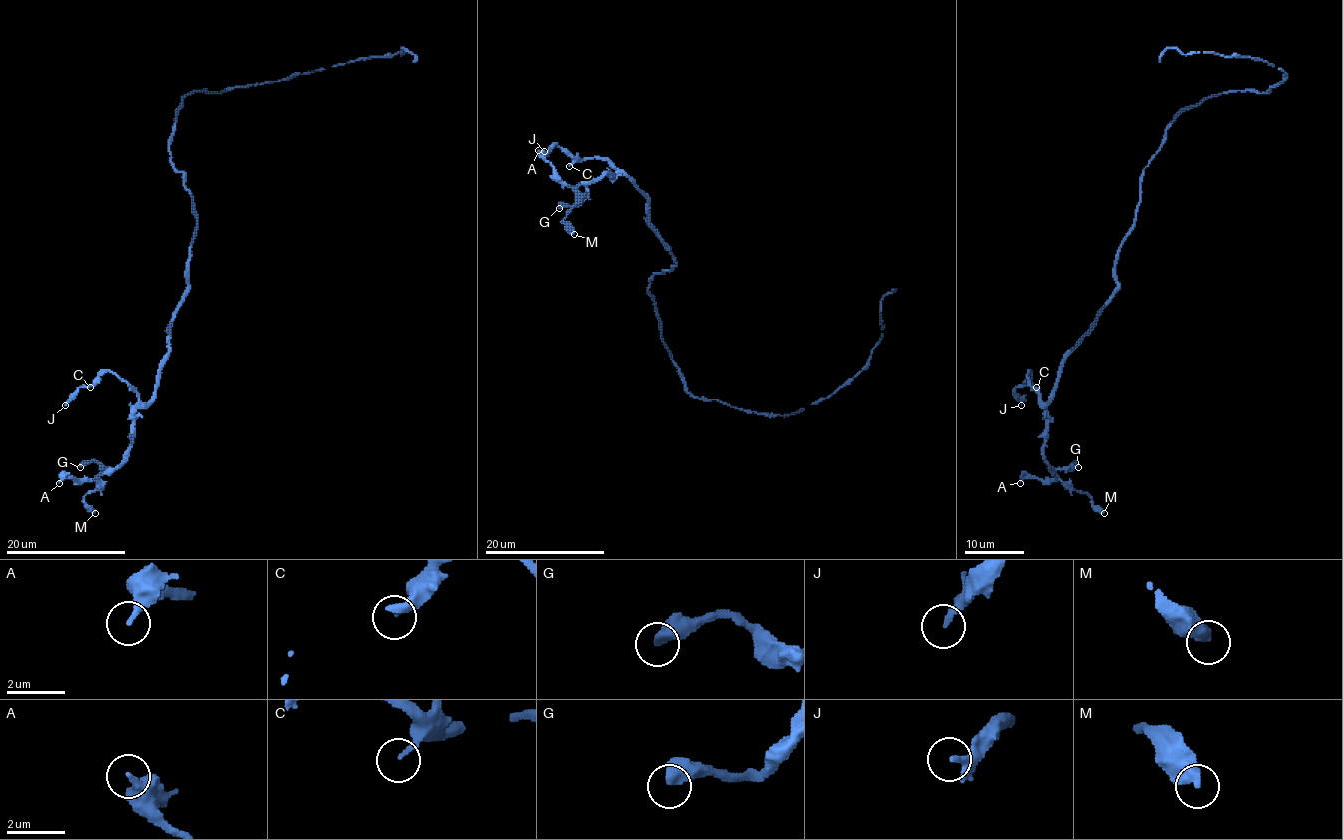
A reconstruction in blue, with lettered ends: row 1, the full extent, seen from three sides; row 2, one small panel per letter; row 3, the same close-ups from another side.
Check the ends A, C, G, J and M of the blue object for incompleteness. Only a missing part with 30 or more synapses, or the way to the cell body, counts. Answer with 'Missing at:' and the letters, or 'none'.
Missing at: none

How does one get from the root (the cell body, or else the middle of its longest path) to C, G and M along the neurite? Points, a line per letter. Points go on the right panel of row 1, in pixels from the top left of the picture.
C: (1153, 159), (1119, 253), (1117, 292), (1065, 359), (1054, 393), (1041, 402), (1029, 371), (1036, 387)
G: (1153, 159), (1119, 253), (1117, 292), (1042, 405), (1044, 461), (1078, 467)
M: (1153, 159), (1119, 253), (1117, 292), (1042, 405), (1044, 461), (1104, 513)

